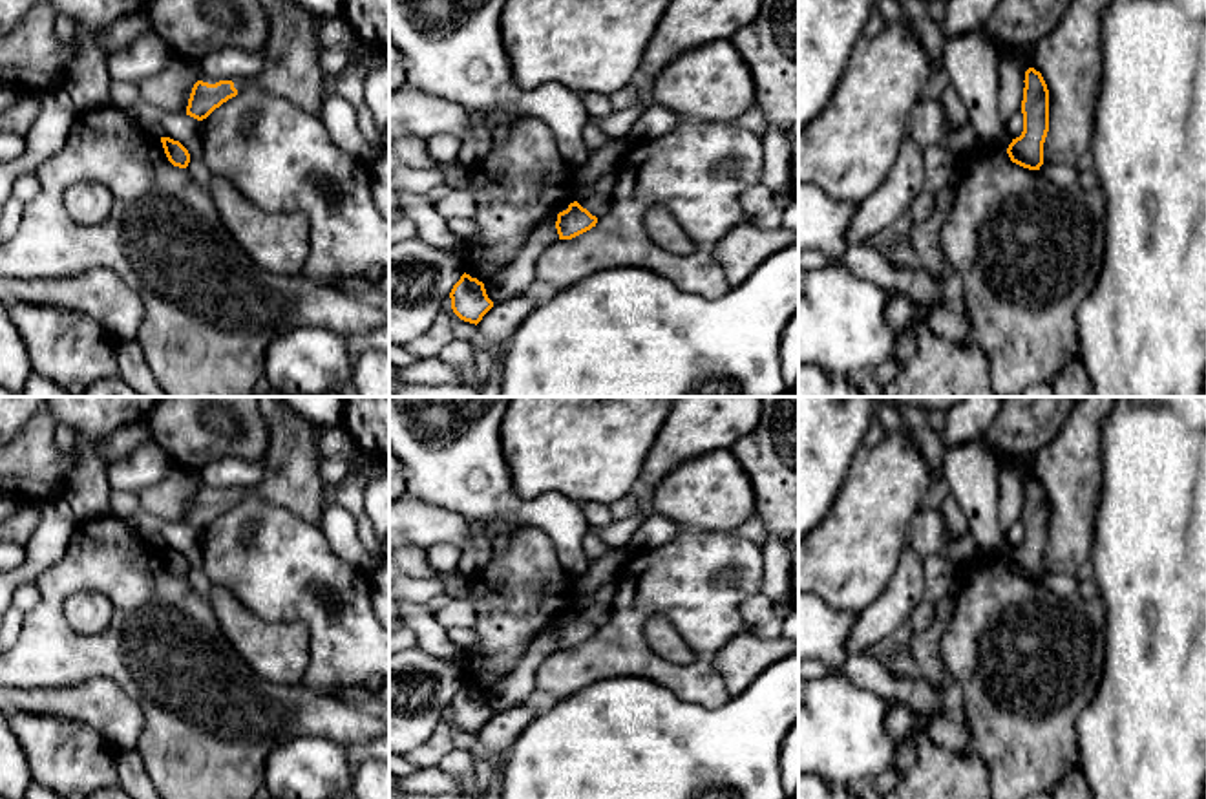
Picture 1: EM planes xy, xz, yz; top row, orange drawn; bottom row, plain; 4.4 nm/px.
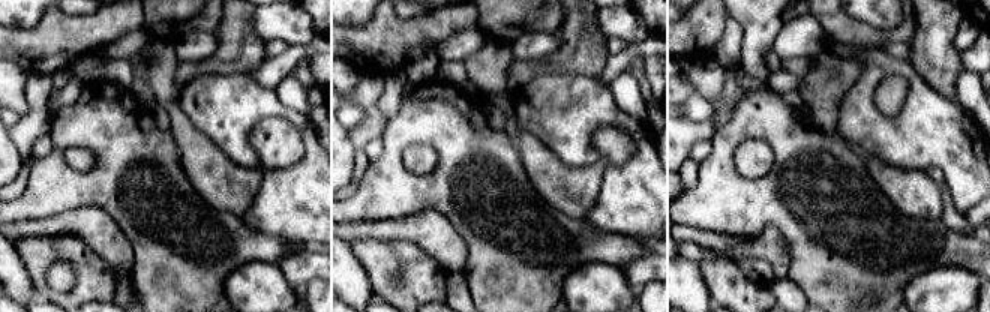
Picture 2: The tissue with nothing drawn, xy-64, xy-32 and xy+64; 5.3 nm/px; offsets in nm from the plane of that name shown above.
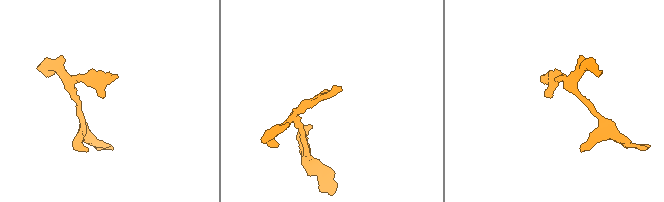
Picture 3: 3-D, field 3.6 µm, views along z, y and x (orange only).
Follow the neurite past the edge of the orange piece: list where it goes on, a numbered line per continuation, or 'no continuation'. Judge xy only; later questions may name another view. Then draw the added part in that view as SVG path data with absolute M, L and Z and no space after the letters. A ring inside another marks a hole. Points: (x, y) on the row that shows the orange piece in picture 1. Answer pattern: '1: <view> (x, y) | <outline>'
1: xy (291, 57) | M259 0L269 16L269 40L261 51L263 69L249 79L234 79L234 88L261 88L302 110L320 115L325 97L316 38L318 16L292 0Z

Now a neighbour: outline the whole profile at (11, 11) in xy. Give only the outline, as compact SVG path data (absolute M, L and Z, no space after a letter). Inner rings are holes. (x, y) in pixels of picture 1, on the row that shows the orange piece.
M0 0L0 37L13 33L38 2L46 0Z

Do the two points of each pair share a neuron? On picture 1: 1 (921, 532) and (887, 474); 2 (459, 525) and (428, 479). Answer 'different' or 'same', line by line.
1: different
2: different

